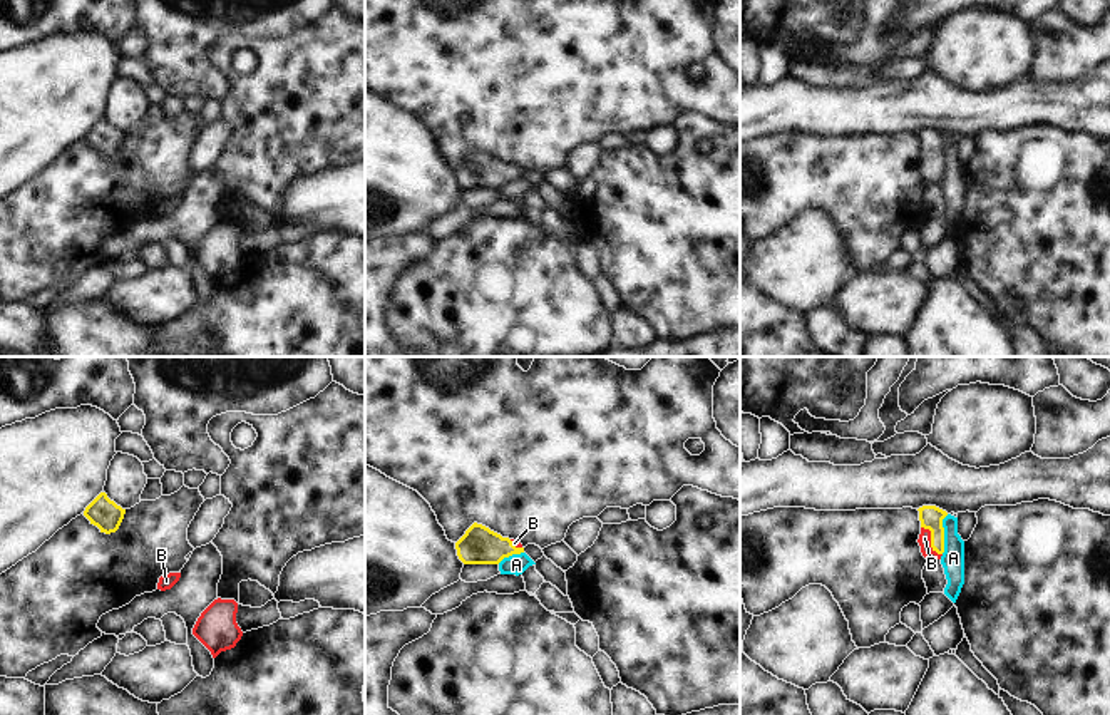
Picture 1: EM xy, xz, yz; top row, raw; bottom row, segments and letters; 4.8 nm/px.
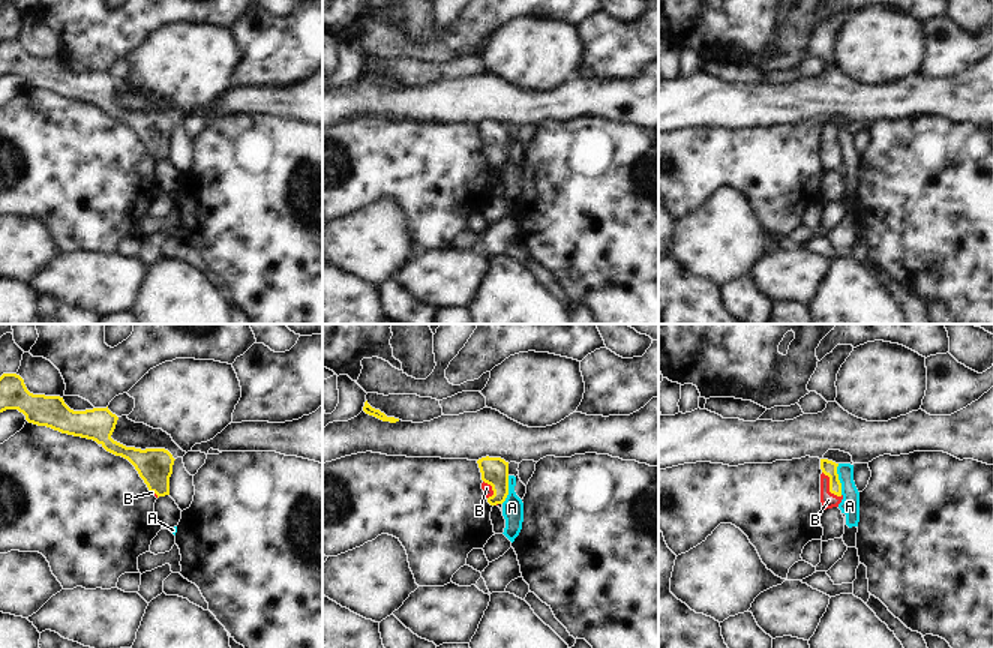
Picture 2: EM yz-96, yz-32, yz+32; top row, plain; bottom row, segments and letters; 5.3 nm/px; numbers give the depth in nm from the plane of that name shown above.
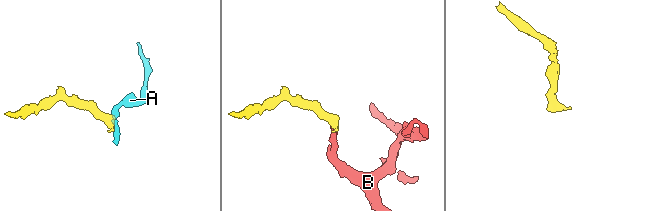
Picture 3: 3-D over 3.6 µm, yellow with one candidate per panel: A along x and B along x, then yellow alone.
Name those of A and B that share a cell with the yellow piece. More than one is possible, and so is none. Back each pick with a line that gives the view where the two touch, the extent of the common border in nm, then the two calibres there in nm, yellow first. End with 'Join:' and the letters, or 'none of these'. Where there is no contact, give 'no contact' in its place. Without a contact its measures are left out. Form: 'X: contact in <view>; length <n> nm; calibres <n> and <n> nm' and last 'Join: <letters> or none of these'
B: contact in yz; length 170 nm; calibres 110 and 60 nm
Join: B

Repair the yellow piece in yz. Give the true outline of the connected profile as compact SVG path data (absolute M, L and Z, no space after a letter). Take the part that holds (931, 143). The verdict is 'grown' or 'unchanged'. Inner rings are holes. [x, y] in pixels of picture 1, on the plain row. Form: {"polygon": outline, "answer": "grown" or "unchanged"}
{"polygon": "M922 131L917 136L921 146L921 159L917 164L921 177L926 184L941 184L944 177L943 144L948 137L936 131Z", "answer": "grown"}

